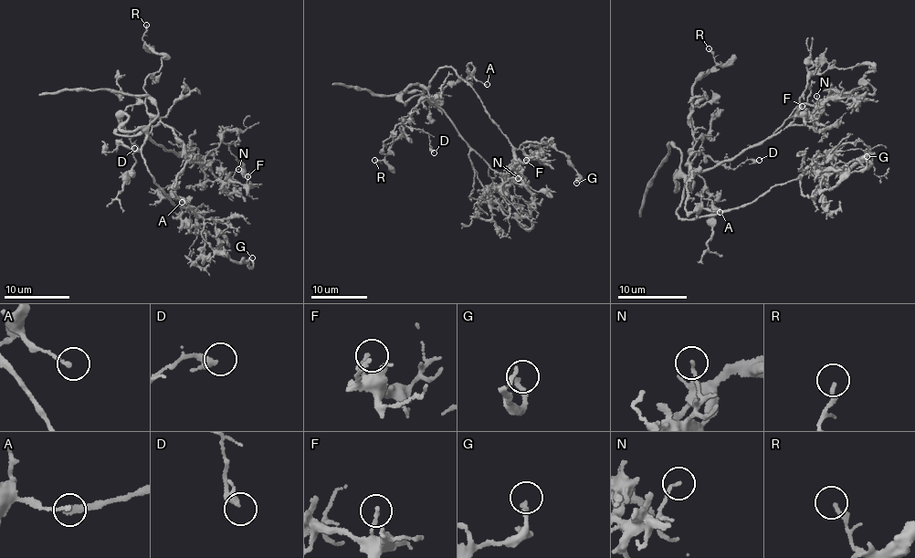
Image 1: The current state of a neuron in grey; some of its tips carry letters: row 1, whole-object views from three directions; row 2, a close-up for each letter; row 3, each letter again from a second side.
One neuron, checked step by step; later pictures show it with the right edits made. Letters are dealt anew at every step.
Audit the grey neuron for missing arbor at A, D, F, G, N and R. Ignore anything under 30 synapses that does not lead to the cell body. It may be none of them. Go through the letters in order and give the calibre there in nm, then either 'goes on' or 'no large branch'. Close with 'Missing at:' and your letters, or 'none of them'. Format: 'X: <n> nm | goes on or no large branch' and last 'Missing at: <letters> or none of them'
A: 170 nm | no large branch
D: 240 nm | no large branch
F: 160 nm | no large branch
G: 200 nm | no large branch
N: 130 nm | no large branch
R: 190 nm | no large branch
Missing at: none of them

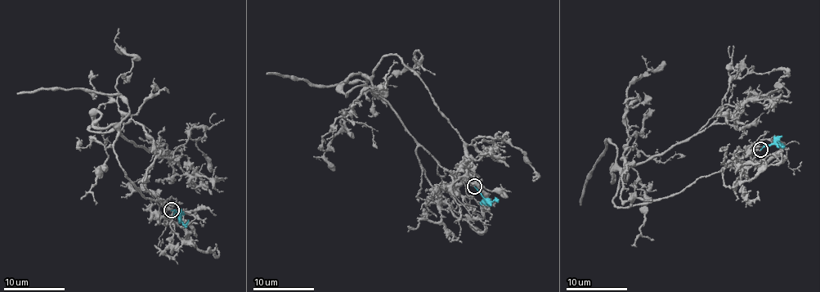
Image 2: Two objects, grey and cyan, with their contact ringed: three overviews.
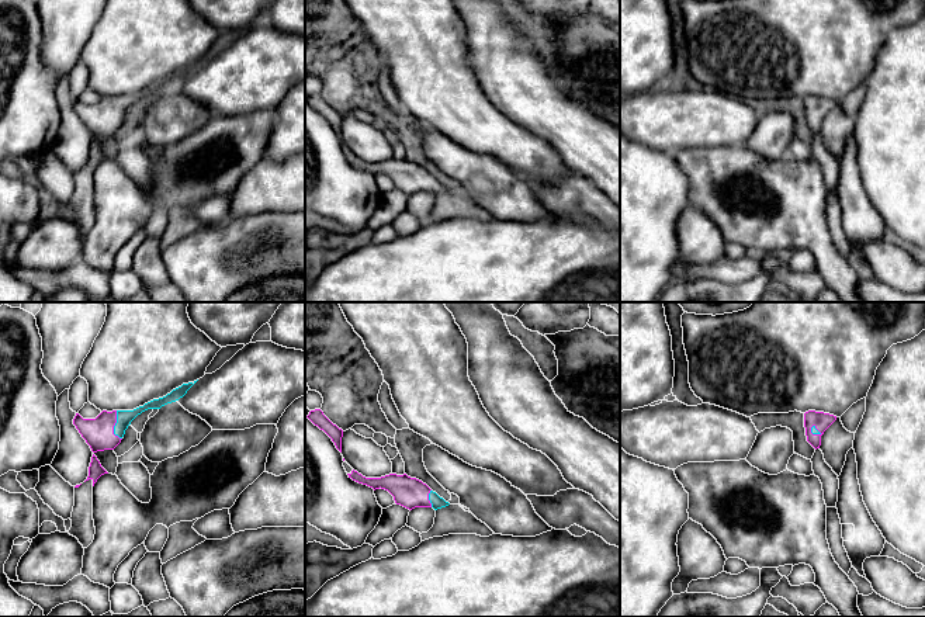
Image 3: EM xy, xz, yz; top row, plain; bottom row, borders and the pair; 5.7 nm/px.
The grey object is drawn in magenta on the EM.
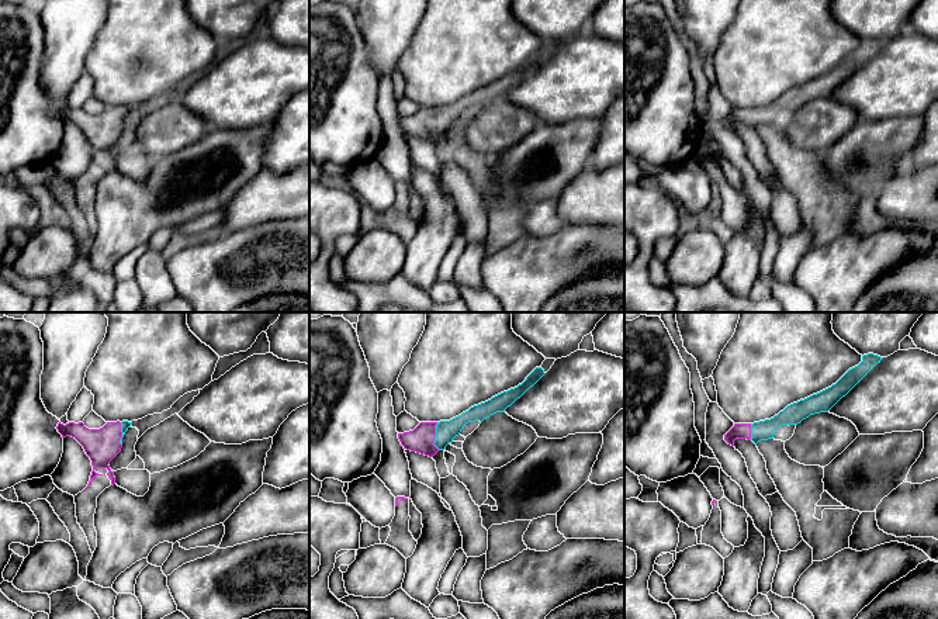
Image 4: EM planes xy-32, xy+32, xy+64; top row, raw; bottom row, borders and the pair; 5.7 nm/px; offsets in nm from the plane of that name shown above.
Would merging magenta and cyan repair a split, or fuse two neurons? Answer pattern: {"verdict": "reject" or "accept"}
{"verdict": "accept"}

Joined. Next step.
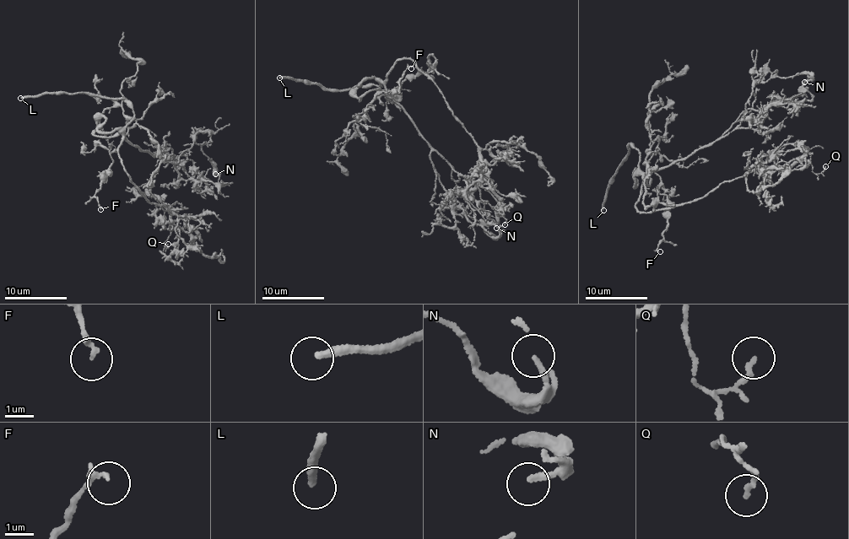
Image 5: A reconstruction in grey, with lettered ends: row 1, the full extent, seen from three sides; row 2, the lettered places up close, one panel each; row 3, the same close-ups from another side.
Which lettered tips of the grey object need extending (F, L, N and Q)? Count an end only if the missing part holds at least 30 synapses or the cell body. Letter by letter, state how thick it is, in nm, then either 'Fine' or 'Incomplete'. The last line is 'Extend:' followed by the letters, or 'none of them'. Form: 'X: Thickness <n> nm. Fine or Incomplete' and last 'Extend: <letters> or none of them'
F: Thickness 180 nm. Fine
L: Thickness 280 nm. Incomplete
N: Thickness 190 nm. Fine
Q: Thickness 140 nm. Fine
Extend: L

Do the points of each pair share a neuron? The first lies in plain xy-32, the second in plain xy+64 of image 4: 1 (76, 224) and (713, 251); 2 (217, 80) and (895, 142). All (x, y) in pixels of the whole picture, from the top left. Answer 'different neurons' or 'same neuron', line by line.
1: different neurons
2: different neurons

